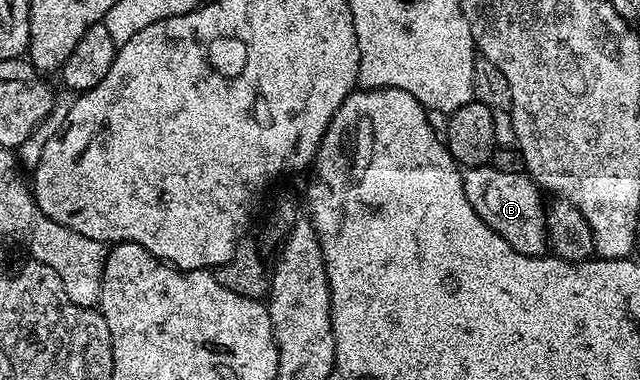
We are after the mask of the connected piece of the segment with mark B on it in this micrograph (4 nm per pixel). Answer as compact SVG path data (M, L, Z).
M486 166L468 169L464 173L464 178L467 202L471 202L475 214L479 214L479 218L483 218L483 222L487 222L487 226L491 226L491 230L495 230L495 234L499 234L499 238L503 238L512 248L519 250L519 254L524 256L546 255L547 249L550 247L549 231L545 225L547 204L546 201L541 201L542 189L538 188L528 175L503 174L503 170Z

